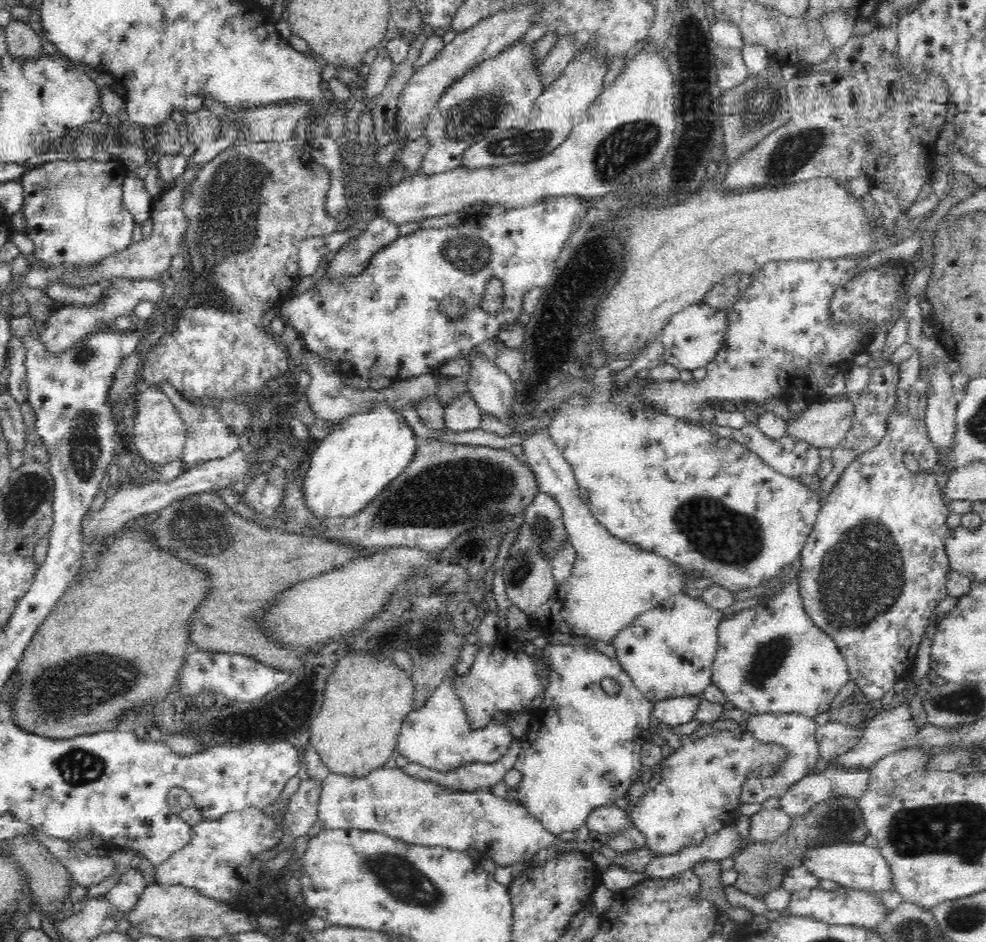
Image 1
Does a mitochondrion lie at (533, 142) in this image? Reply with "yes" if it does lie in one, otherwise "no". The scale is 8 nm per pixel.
yes

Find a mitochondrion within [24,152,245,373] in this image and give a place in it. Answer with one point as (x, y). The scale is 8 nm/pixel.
(85, 355)

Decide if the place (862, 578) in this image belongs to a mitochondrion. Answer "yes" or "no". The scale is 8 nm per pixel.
yes

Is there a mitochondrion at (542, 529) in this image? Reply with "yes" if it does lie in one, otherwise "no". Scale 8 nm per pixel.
yes

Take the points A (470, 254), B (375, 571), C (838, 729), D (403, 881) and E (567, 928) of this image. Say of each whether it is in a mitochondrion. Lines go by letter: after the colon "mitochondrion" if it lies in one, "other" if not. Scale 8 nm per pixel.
A: mitochondrion
B: other
C: other
D: mitochondrion
E: other

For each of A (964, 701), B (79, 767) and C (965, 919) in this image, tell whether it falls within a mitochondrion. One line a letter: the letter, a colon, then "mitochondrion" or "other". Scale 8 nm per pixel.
A: mitochondrion
B: mitochondrion
C: mitochondrion

